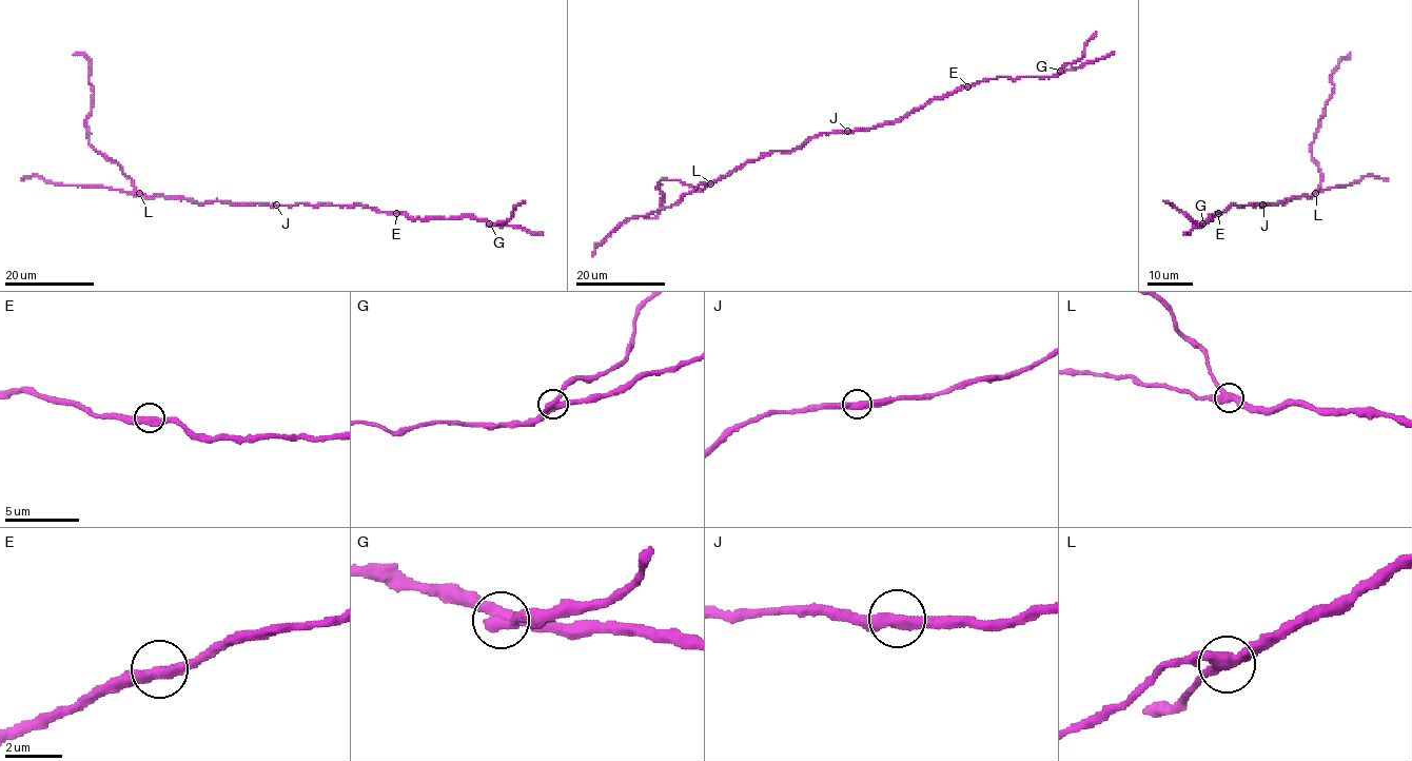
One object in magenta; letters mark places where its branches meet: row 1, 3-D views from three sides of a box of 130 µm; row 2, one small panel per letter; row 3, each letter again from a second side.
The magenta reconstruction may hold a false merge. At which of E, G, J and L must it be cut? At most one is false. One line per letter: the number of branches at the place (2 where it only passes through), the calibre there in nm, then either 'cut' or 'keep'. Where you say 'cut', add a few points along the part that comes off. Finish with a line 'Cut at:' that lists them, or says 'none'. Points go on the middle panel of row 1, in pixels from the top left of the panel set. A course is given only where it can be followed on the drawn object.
E: branches 2; calibre 440 nm; keep
G: branches 3; calibre 400 nm; cut; course (1060, 71), (1083, 56), (1085, 44), (1095, 32)
J: branches 2; calibre 460 nm; keep
L: branches 3; calibre 400 nm; keep
Cut at: G

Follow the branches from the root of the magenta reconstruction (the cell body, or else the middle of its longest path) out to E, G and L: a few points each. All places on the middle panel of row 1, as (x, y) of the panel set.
E: (821, 134), (854, 132), (894, 123), (933, 99), (967, 86)
G: (821, 134), (854, 132), (894, 123), (935, 98), (981, 80), (1002, 76), (1013, 79), (1054, 77), (1060, 71)
L: (821, 134), (809, 137), (791, 150), (771, 151), (748, 160), (710, 183)

